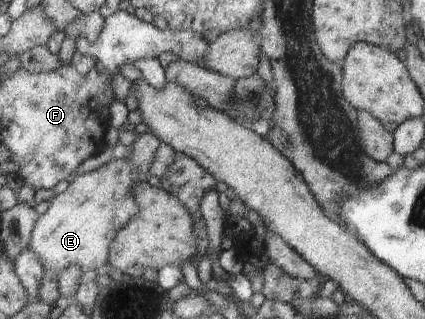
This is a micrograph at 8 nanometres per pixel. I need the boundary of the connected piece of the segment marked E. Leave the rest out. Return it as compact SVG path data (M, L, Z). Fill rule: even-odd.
M151 132L139 134L136 141L129 146L129 159L113 158L99 168L86 172L69 184L67 189L56 195L50 202L50 207L44 214L40 214L32 231L29 247L41 260L45 270L51 270L57 275L68 265L75 264L84 271L95 270L102 273L103 265L108 261L109 248L118 231L125 227L139 213L134 200L134 186L138 182L147 182L152 175L150 167L159 149L160 139Z

